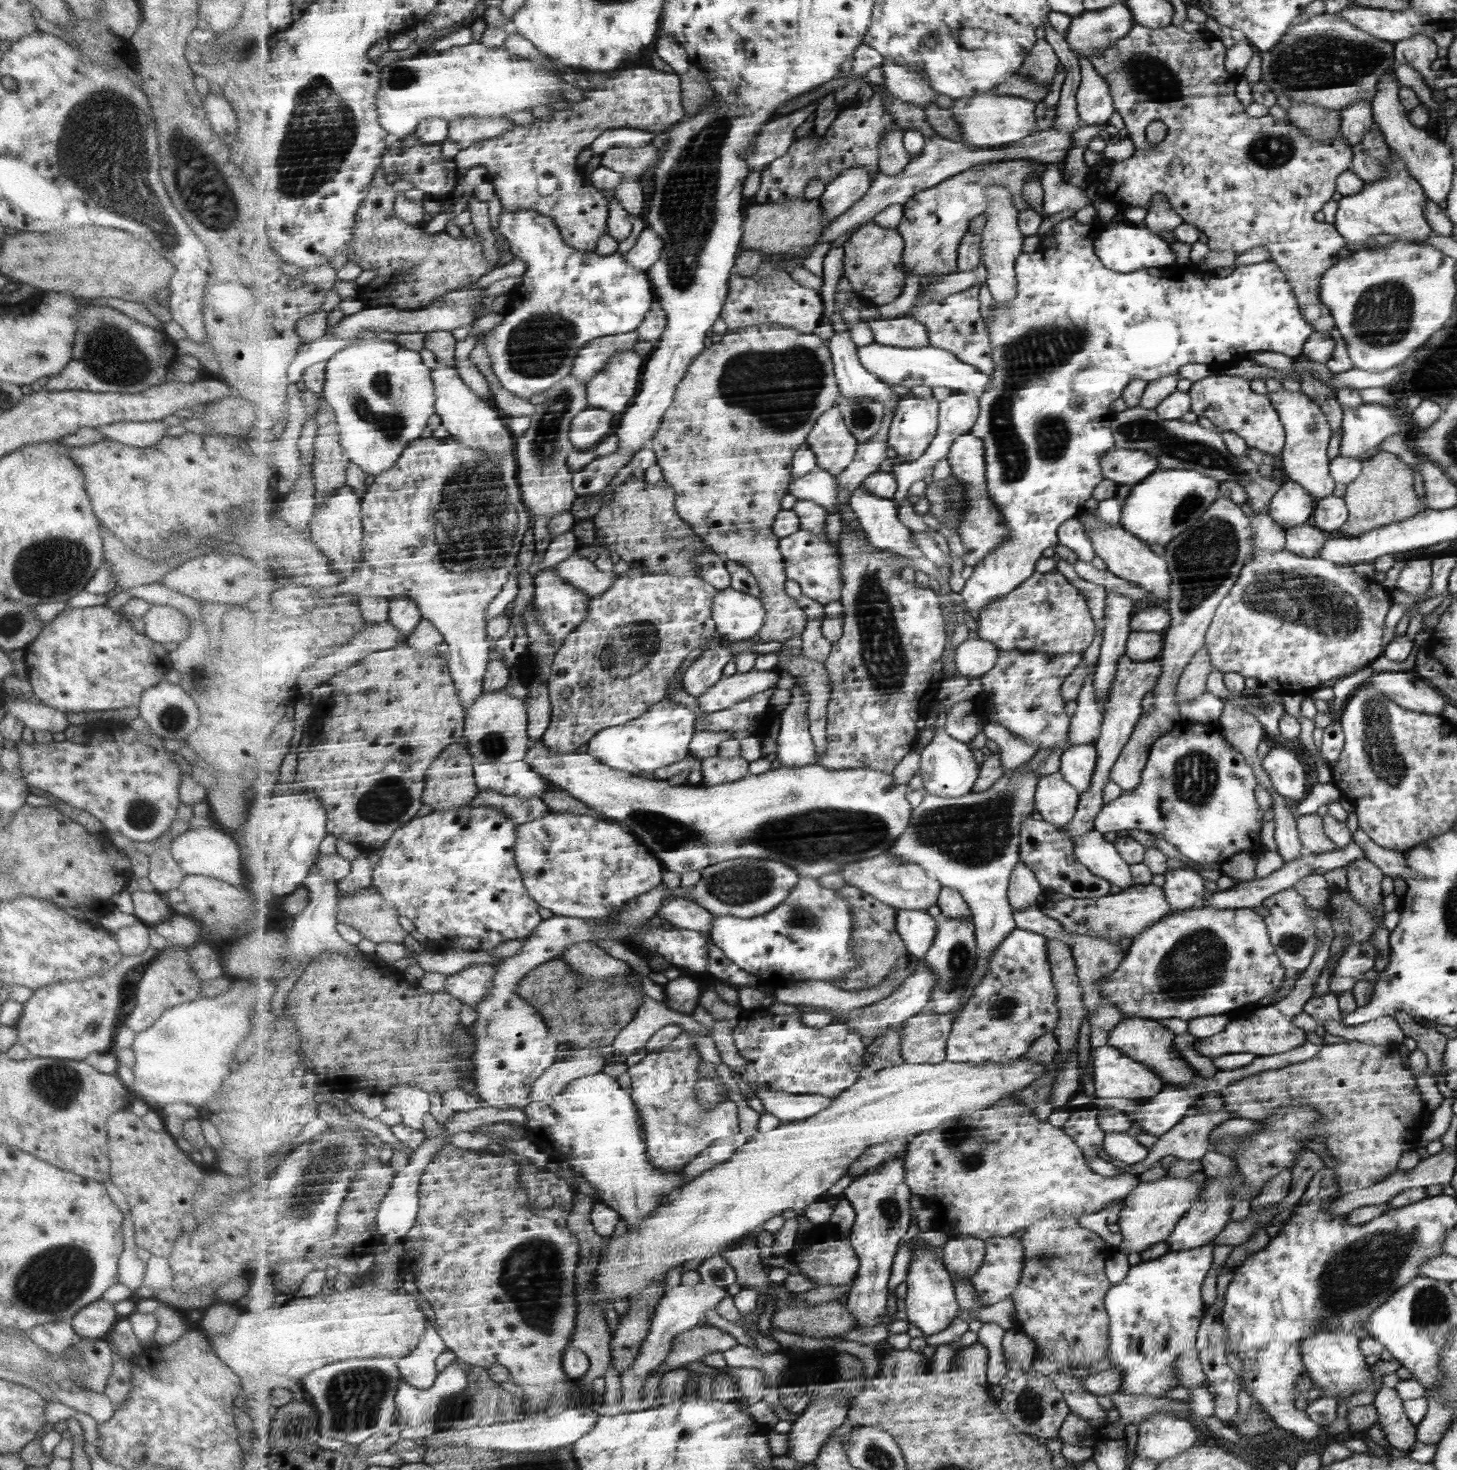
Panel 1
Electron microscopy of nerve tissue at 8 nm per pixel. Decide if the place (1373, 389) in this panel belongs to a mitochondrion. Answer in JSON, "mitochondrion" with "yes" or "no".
{"mitochondrion":"no"}

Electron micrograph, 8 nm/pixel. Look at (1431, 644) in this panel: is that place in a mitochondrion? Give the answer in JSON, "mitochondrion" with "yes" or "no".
{"mitochondrion":"no"}

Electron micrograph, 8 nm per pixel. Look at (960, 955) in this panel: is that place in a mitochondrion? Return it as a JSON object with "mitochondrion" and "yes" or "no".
{"mitochondrion":"yes"}

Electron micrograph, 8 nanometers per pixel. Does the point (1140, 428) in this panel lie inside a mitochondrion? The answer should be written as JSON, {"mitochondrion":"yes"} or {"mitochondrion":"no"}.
{"mitochondrion":"yes"}

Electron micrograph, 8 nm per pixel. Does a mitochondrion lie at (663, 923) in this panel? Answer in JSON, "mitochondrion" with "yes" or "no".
{"mitochondrion":"no"}

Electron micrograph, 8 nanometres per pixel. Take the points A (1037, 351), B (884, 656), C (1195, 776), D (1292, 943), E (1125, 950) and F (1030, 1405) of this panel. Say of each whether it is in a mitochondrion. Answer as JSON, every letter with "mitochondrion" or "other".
{"A":"mitochondrion","B":"mitochondrion","C":"mitochondrion","D":"mitochondrion","E":"other","F":"mitochondrion"}

